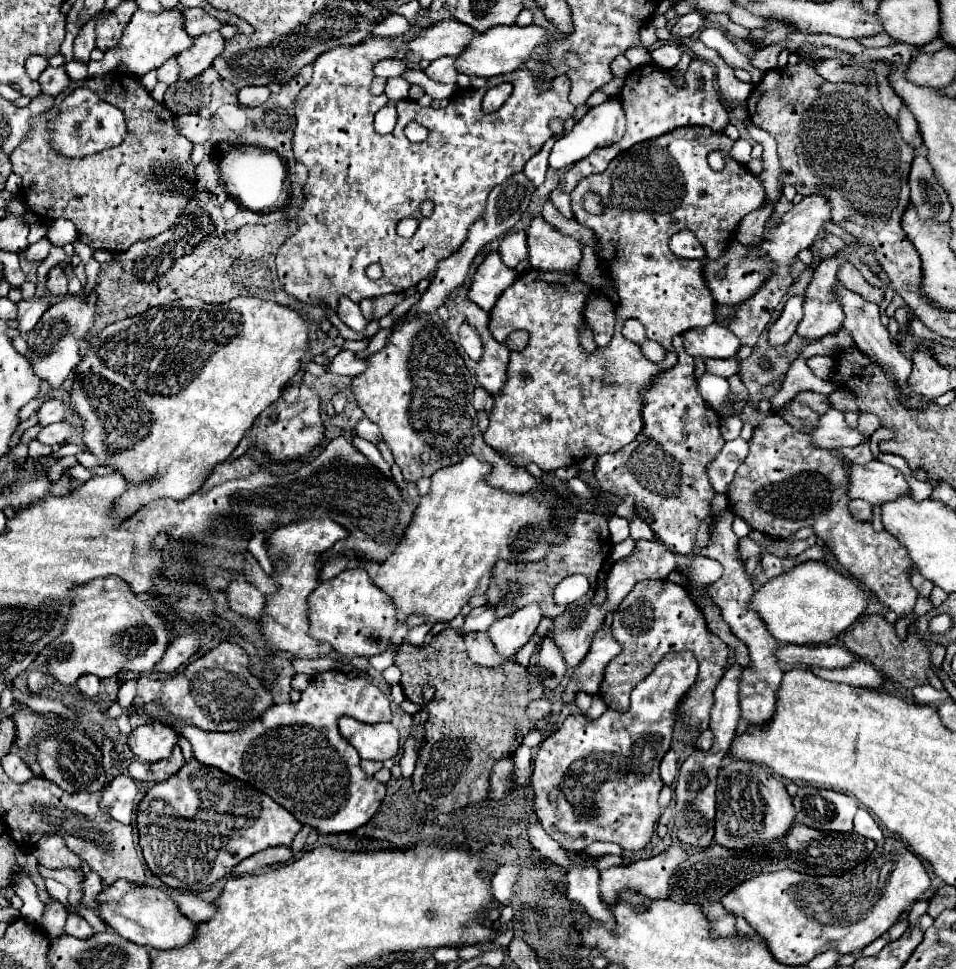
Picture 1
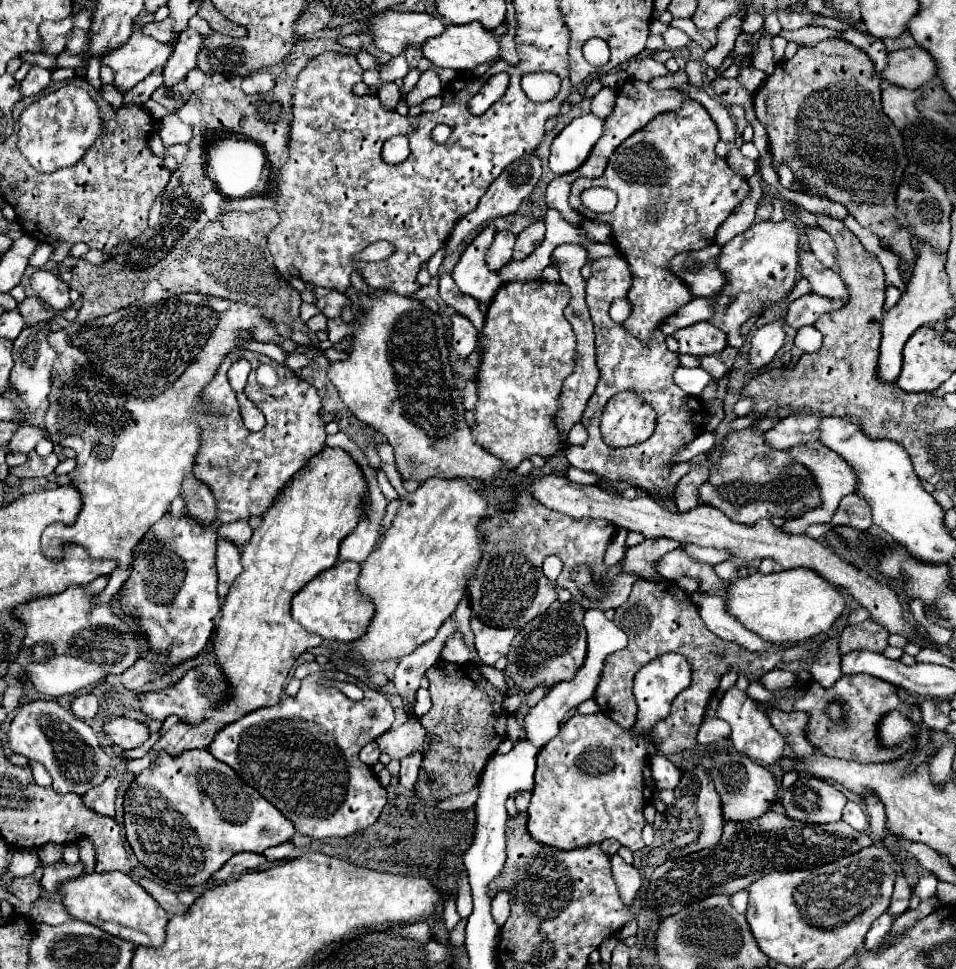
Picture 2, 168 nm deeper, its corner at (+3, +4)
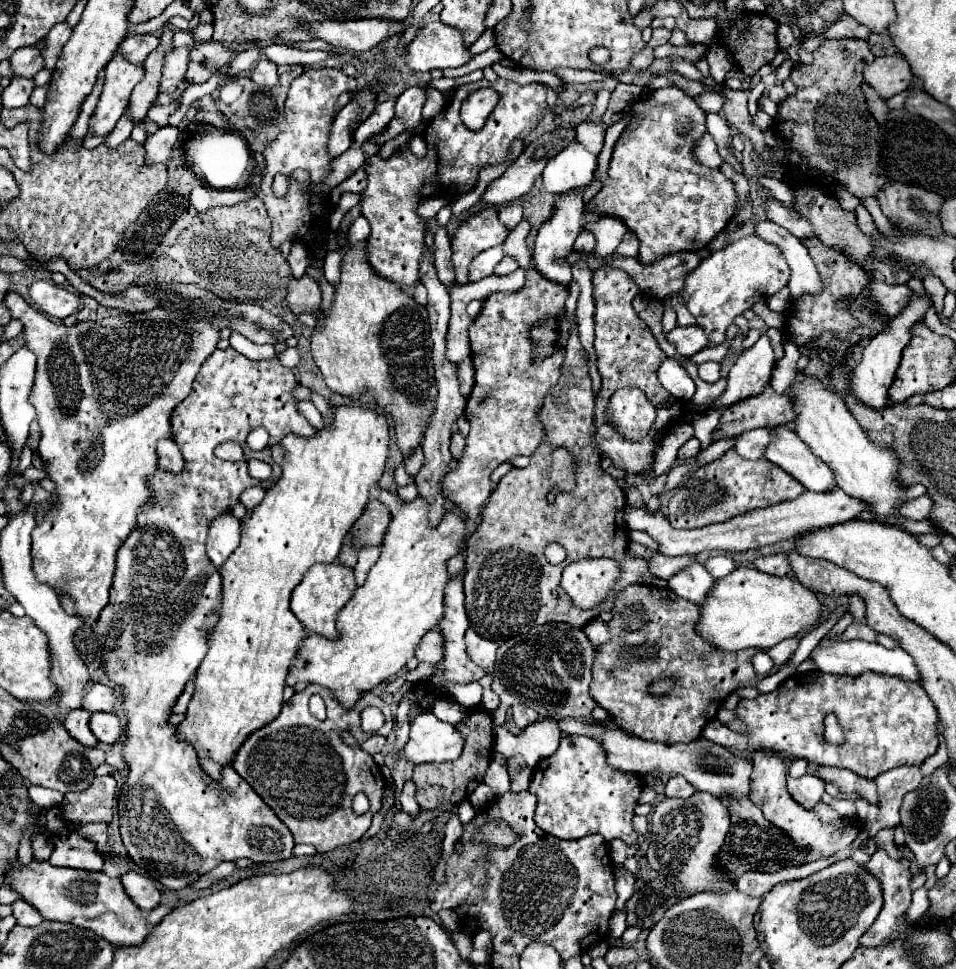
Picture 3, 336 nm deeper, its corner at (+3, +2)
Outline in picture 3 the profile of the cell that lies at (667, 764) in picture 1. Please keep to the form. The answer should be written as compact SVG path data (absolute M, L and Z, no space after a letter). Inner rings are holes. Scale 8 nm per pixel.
M671 776L667 786L665 786L665 796L667 798L689 798L695 792L697 792L695 786L691 786L683 776Z

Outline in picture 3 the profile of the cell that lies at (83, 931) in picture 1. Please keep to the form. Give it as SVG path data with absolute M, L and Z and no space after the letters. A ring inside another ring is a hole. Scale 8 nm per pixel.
M15 900L11 904L11 908L13 908L13 918L17 920L19 926L37 926L43 922L41 914L35 908L31 908L31 904L27 904L23 900Z

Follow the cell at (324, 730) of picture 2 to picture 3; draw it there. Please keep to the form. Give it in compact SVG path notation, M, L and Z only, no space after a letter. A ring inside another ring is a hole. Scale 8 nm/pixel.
M309 684L303 692L297 694L297 704L295 702L283 704L279 716L271 724L267 724L265 728L253 732L245 740L241 750L237 752L237 756L233 760L233 768L237 770L237 774L243 780L249 782L249 786L265 800L265 804L281 818L281 822L285 822L285 826L291 830L297 844L313 844L317 848L317 852L329 852L333 848L357 842L369 830L373 814L381 808L385 778L381 774L381 768L375 764L373 756L369 756L367 752L361 750L361 742L365 742L371 736L361 730L361 712L367 706L377 706L383 712L383 716L385 716L383 728L387 728L387 734L389 734L393 730L391 706L387 702L383 702L381 698L367 692L367 696L363 694L359 698L359 702L353 710L347 710L333 698L333 694L327 688L317 686L317 684ZM313 694L319 694L325 700L325 706L327 706L327 720L325 722L319 722L309 714L307 702ZM341 730L349 730L357 738L357 744L355 746L343 744L341 736L339 736ZM357 792L365 792L371 802L369 812L365 812L363 816L353 814L353 810L351 810L351 798Z

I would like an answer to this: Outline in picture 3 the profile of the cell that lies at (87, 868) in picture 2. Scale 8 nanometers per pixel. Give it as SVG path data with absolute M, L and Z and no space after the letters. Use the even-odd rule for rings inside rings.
M85 824L81 828L77 828L77 832L85 838L89 838L91 842L97 844L97 848L103 848L107 844L107 824Z

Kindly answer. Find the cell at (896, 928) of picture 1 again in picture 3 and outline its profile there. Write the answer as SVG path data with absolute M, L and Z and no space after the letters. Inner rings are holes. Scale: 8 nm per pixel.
M881 830L881 832L877 832L877 834L875 834L875 842L877 842L877 846L885 848L885 852L887 852L891 858L897 858L897 860L903 860L903 858L905 858L905 856L897 850L897 844L895 844L895 840L893 840L893 832L891 832L891 830Z

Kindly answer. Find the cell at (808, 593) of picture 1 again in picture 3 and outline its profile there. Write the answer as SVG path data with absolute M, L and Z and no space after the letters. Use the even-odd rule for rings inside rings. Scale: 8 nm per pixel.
M739 566L725 578L715 580L707 600L701 604L697 630L705 642L725 652L737 652L751 646L771 648L785 638L815 628L819 624L819 614L821 602L795 578L779 578L763 574L757 568Z

